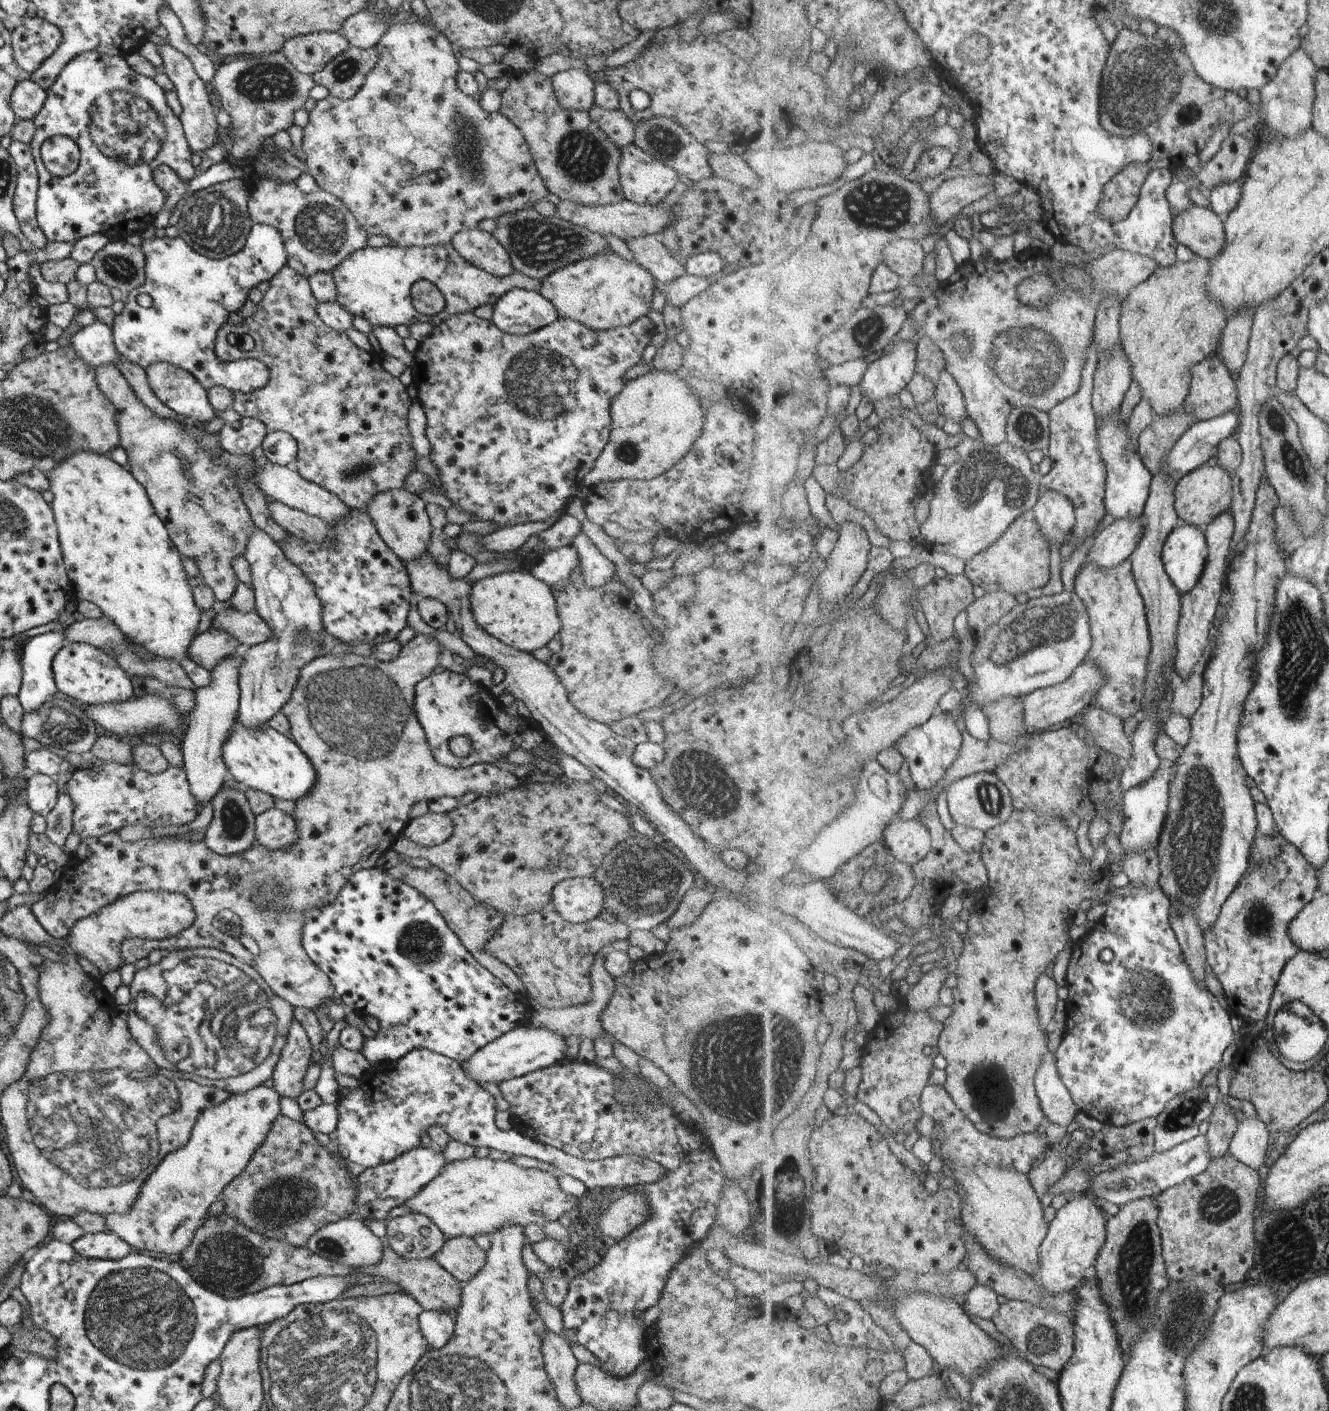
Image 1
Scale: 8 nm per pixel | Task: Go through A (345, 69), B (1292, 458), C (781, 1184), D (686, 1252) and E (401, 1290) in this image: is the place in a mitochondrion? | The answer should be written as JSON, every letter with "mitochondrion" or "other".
{"A":"mitochondrion","B":"mitochondrion","C":"mitochondrion","D":"other","E":"other"}

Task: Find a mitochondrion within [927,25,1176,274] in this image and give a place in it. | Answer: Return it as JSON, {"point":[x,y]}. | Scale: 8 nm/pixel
{"point":[1097,103]}

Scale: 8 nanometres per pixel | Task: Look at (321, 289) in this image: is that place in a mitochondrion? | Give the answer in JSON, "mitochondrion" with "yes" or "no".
{"mitochondrion":"no"}

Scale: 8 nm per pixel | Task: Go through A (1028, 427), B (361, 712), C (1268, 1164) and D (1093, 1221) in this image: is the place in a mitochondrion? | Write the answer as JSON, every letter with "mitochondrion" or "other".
{"A":"mitochondrion","B":"mitochondrion","C":"other","D":"other"}

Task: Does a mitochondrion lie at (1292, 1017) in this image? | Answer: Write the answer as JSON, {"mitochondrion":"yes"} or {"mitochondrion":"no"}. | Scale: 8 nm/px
{"mitochondrion":"yes"}

